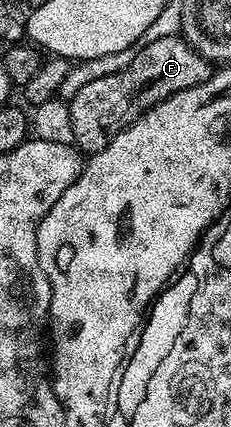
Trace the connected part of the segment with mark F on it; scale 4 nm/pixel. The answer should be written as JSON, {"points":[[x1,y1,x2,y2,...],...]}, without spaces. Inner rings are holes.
{"points":[[181,35,164,37,155,39,155,43,141,45,137,49,135,60,128,67,123,67,123,71,115,71,115,75,103,75,103,79,94,79,92,83,85,84,80,91,75,91,73,97,68,98,71,126,74,131,72,144,82,154,92,155,103,151,103,147,107,147,111,139,115,139,115,135,119,135,128,125,134,125,149,109,155,108,177,93,205,85,211,80,215,72,214,62,207,60,197,48,192,44,188,45,183,38]]}

